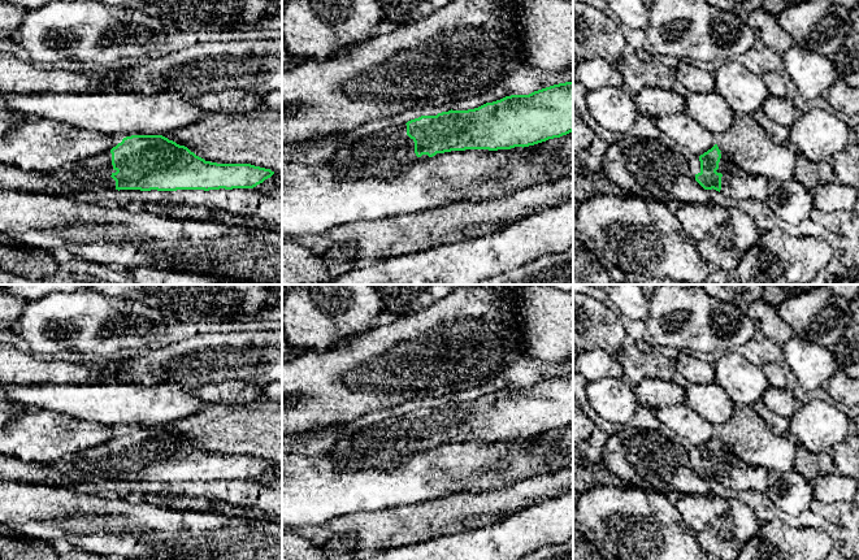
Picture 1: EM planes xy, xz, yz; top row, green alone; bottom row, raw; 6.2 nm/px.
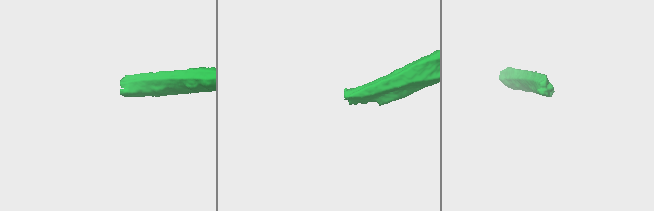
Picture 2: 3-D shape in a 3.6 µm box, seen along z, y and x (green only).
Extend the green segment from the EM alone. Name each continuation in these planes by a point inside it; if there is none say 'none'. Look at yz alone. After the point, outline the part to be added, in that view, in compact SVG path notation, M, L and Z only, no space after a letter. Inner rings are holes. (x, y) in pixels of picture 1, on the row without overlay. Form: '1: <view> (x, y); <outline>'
1: yz (736, 474); M723 443L720 444L721 450L719 453L719 460L716 461L723 465L720 483L726 489L765 492L769 470L763 466L752 466L743 463Z

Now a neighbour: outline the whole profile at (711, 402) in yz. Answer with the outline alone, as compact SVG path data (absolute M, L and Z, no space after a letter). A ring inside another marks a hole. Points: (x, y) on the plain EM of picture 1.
M689 382L684 387L684 403L687 408L715 426L726 422L736 404L716 383L703 385Z

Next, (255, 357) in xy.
M282 330L196 334L174 343L160 342L118 363L107 361L103 368L112 382L129 385L177 383L198 388L209 383L240 381L261 386L282 381Z

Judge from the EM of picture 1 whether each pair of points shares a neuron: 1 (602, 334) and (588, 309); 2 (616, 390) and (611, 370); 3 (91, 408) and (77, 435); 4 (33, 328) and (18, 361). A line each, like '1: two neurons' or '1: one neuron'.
1: one neuron
2: two neurons
3: two neurons
4: two neurons

